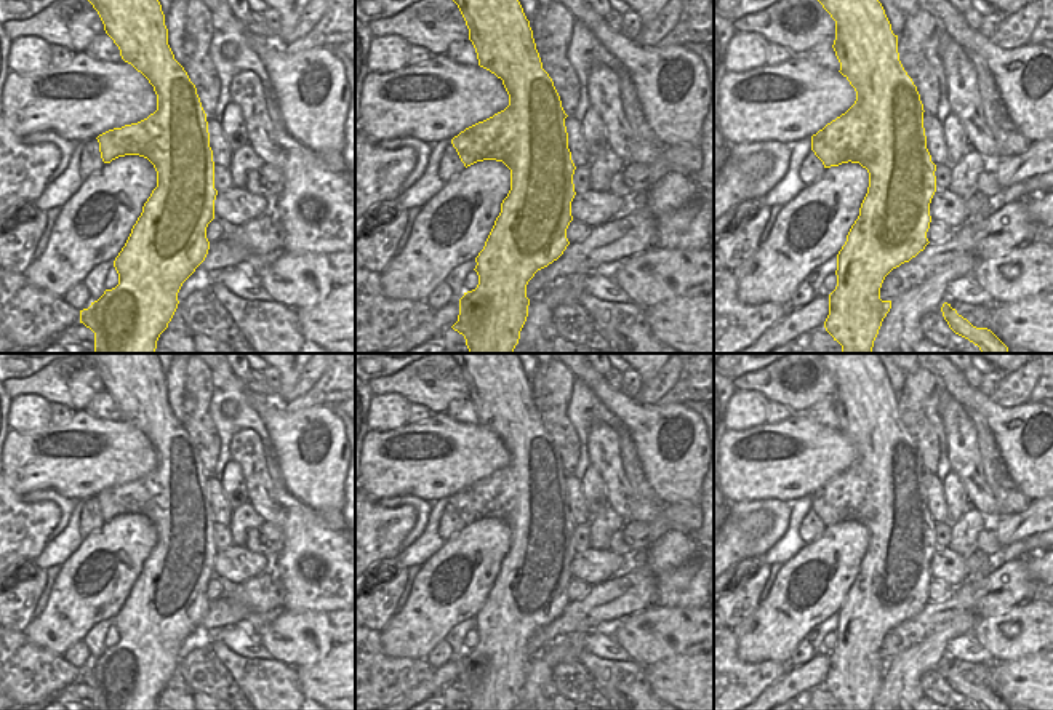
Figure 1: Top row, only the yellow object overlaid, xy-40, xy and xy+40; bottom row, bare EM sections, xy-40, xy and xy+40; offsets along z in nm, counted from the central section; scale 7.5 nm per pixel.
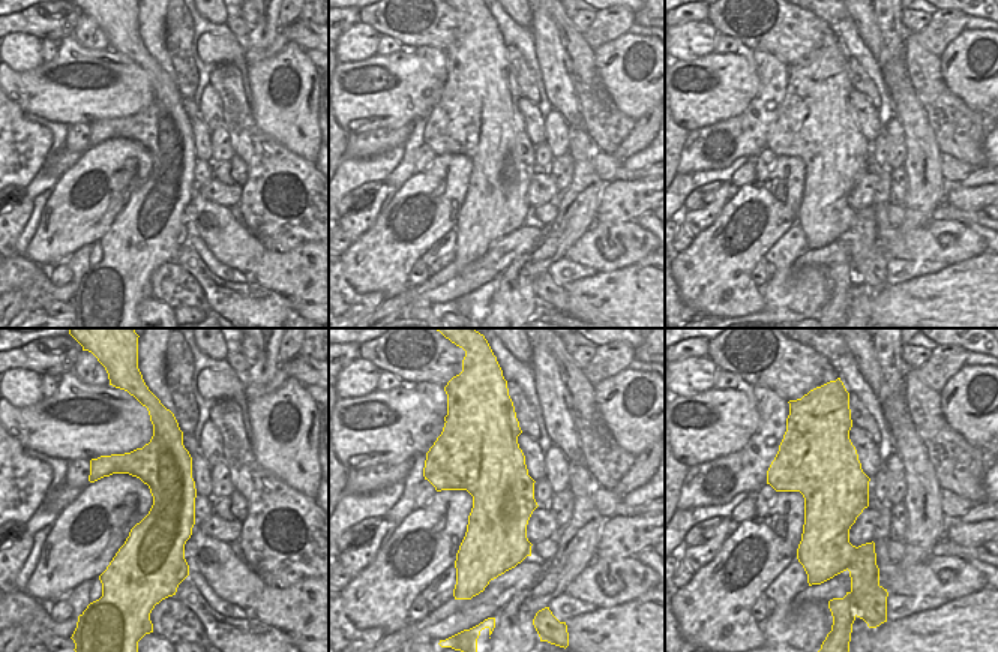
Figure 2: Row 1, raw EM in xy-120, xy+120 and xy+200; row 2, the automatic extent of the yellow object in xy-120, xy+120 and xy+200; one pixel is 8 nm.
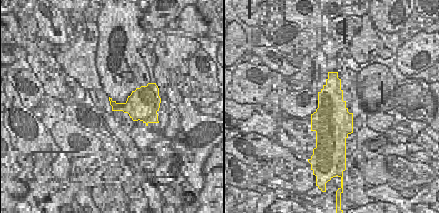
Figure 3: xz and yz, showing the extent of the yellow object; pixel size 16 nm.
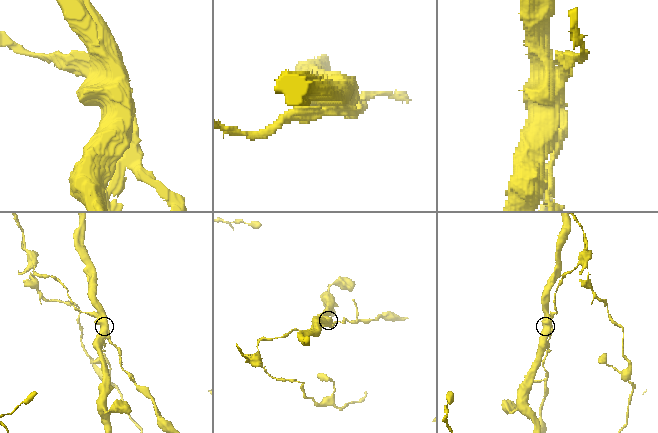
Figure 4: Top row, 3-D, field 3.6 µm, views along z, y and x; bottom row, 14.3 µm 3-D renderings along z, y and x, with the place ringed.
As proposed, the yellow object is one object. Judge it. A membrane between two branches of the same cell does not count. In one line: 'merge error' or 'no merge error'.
merge error

